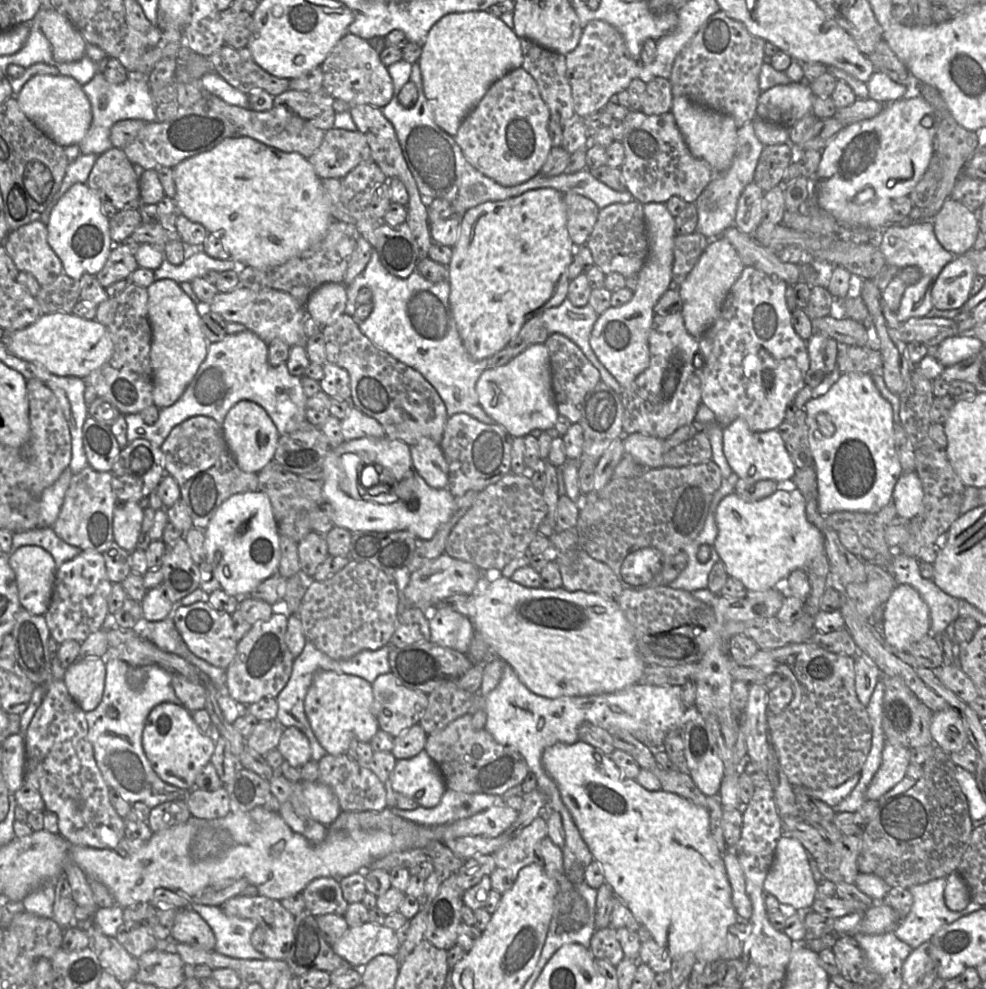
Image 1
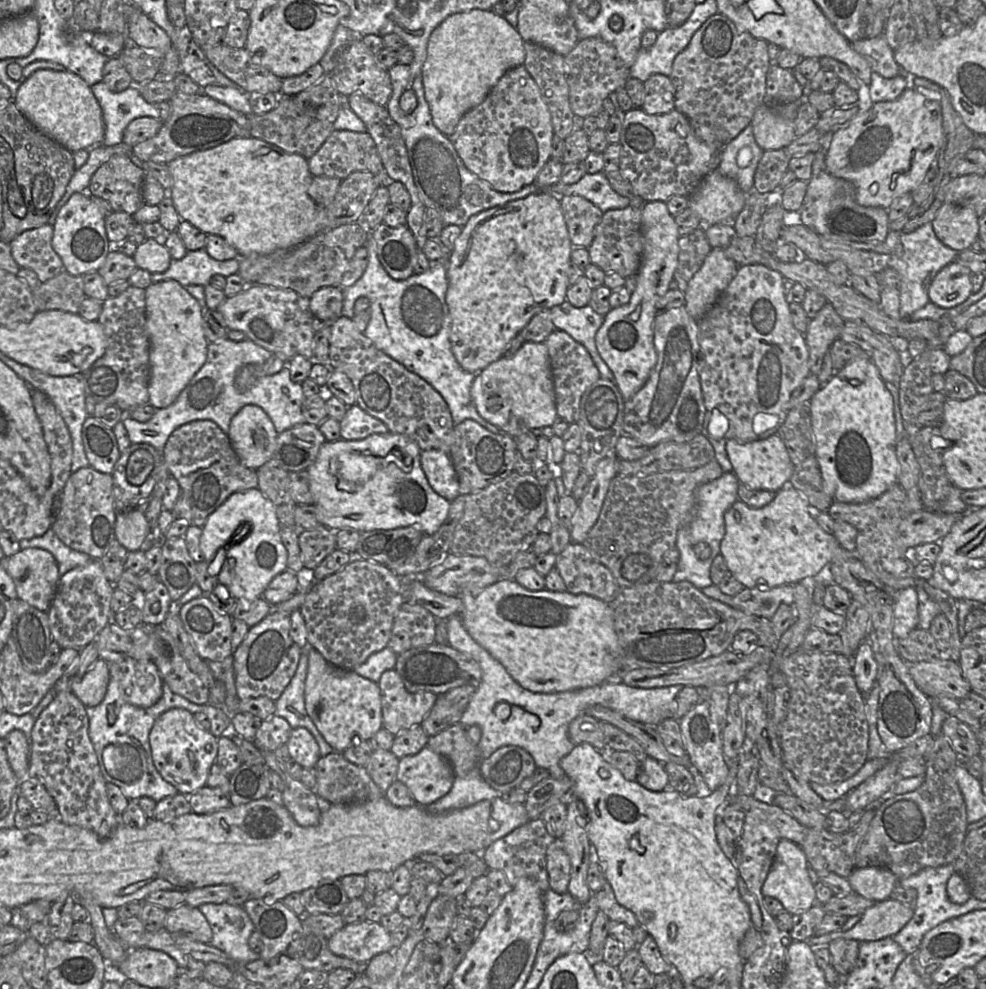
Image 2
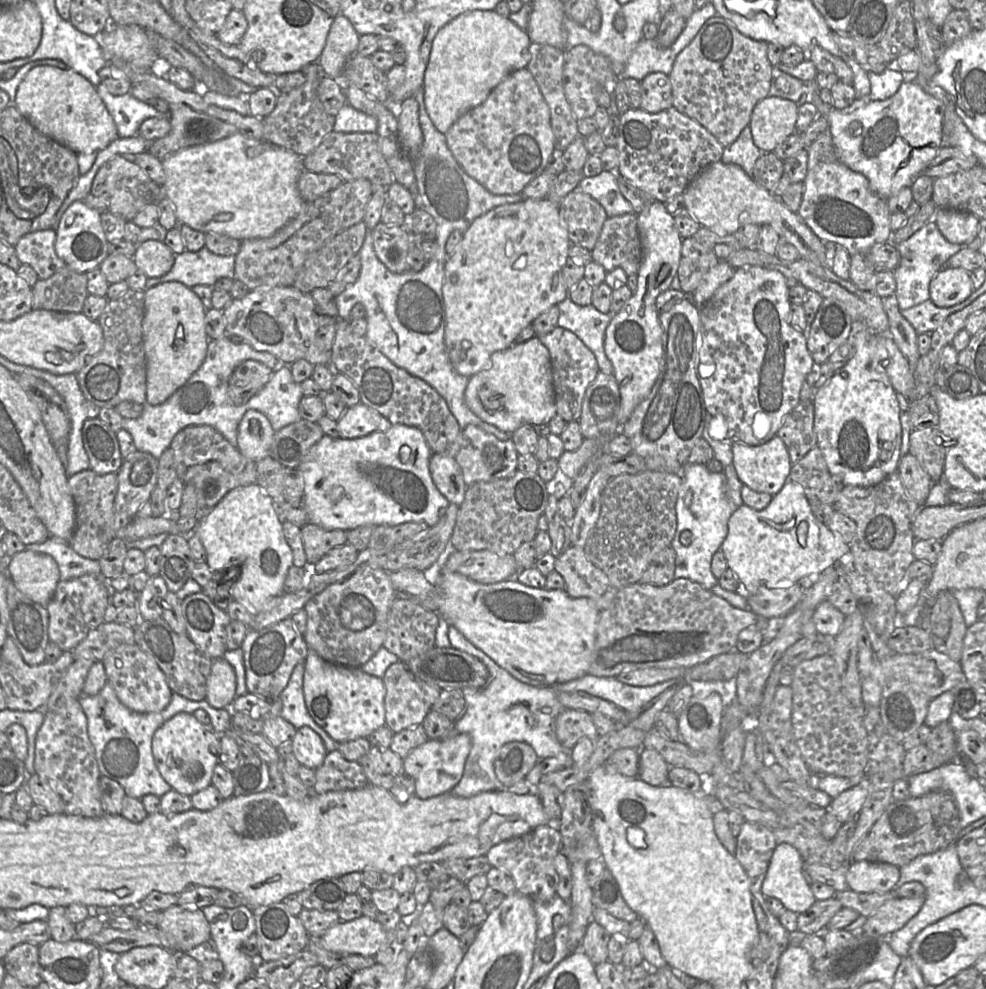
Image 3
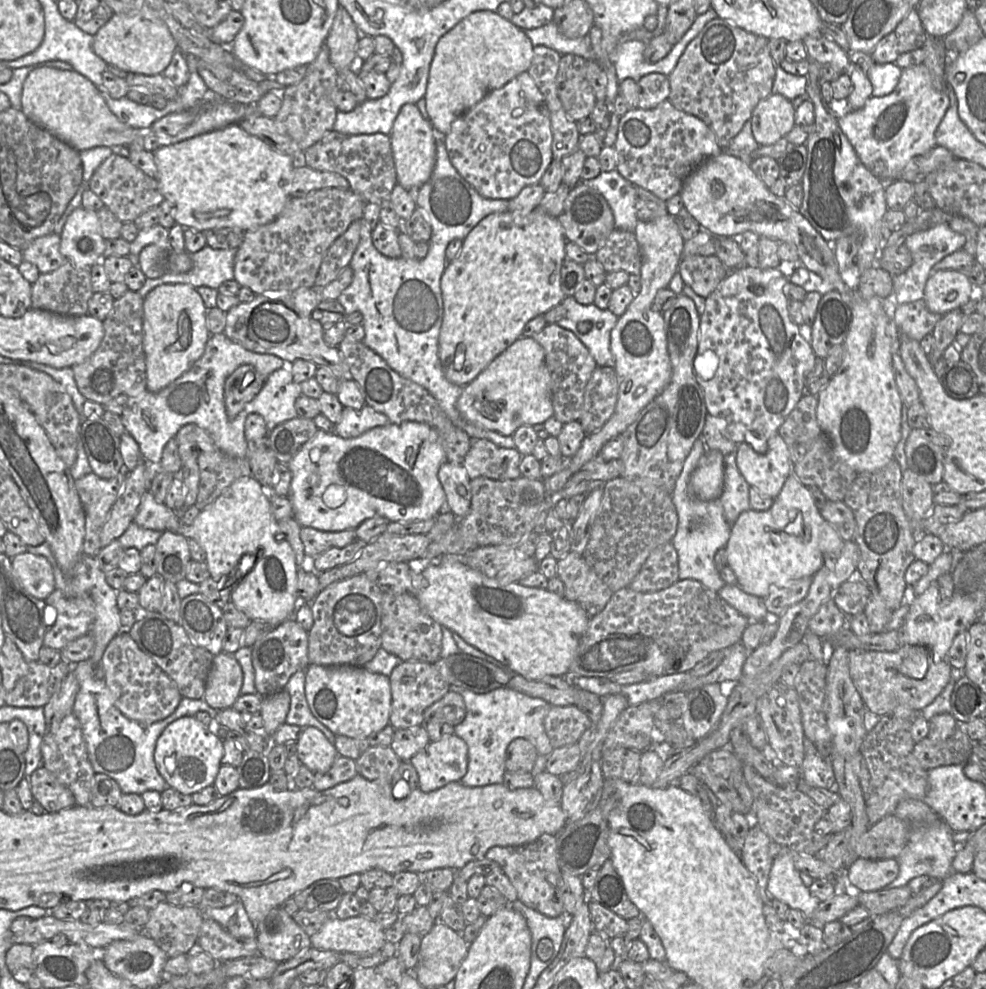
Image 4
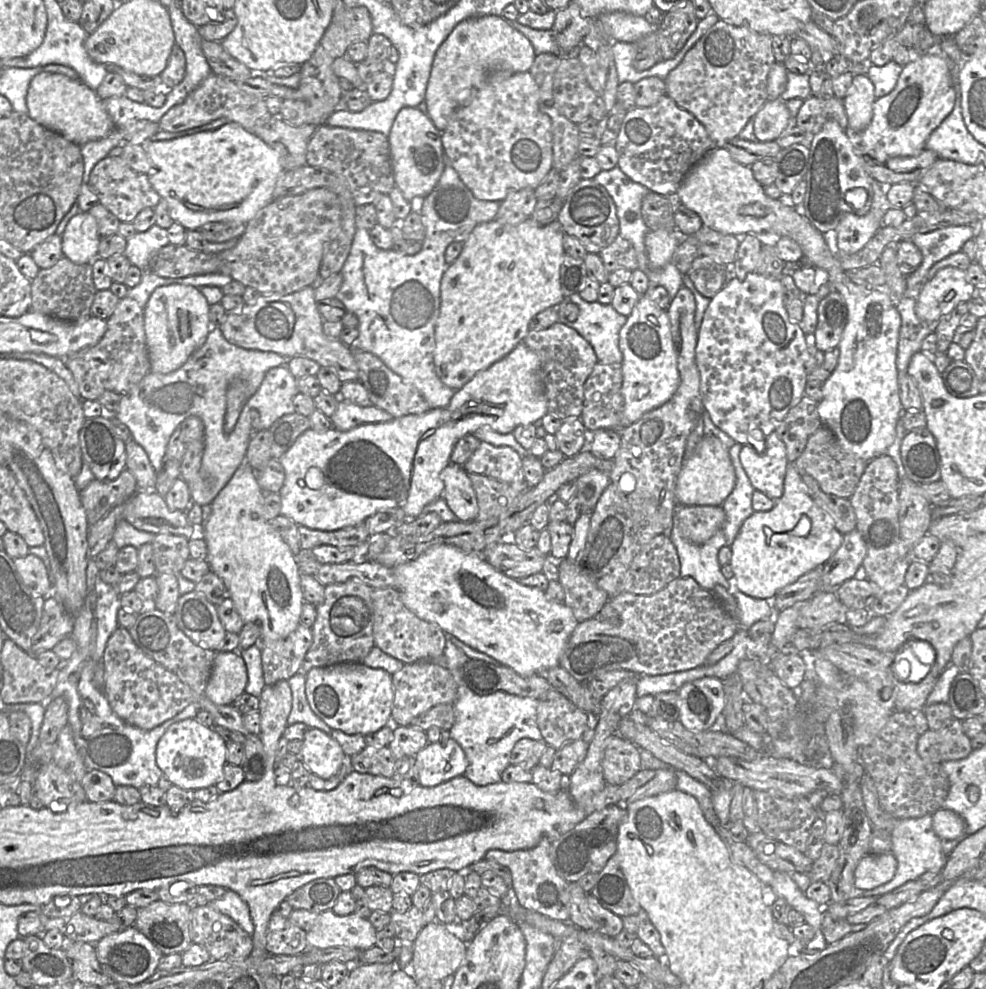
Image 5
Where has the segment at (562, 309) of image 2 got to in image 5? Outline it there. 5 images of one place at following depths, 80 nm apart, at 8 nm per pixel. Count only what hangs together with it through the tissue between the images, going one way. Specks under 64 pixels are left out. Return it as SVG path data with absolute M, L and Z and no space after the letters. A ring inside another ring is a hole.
M579 293L566 298L579 307L579 316L574 322L559 317L559 322L576 330L591 344L599 363L621 364L623 355L619 349L619 332L627 317L618 313L611 304L586 302Z

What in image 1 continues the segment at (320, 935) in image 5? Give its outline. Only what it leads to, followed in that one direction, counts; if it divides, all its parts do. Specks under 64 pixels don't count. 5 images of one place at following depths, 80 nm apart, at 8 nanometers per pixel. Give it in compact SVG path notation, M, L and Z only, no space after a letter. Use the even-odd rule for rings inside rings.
M367 922L358 927L349 927L348 931L332 946L332 949L353 968L363 969L378 955L386 954L395 957L399 947L395 931L384 925Z

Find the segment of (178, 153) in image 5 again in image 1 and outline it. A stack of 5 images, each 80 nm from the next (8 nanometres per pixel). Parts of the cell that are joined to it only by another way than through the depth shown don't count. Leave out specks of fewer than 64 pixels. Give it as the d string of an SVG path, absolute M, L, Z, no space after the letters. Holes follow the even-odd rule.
M233 136L226 138L209 151L183 160L173 168L173 173L176 186L174 201L179 213L190 221L203 225L210 234L216 235L224 244L230 258L236 261L239 266L266 269L281 265L320 242L334 220L331 214L331 198L323 188L322 179L319 178L305 157L299 153L282 152L250 137Z

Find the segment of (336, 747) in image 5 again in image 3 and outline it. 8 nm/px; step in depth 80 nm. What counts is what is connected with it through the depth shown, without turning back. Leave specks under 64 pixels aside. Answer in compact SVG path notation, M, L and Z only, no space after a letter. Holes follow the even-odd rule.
M307 726L299 728L291 742L292 753L302 766L315 770L323 764L328 752L314 730Z

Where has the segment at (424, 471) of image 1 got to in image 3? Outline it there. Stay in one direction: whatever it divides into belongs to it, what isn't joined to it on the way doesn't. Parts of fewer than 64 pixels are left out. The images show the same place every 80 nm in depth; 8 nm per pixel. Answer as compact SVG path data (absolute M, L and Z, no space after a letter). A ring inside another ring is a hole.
M433 453L429 460L431 478L440 493L450 502L460 506L468 486L454 458Z

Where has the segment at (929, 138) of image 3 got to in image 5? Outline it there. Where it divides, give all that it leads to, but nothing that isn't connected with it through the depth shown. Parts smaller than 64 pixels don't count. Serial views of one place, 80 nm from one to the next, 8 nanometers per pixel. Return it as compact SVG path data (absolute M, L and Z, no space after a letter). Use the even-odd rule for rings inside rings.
M939 51L921 53L903 66L895 88L875 100L870 124L863 131L857 132L860 143L888 157L917 155L926 149L930 134L951 113L955 99L947 57Z

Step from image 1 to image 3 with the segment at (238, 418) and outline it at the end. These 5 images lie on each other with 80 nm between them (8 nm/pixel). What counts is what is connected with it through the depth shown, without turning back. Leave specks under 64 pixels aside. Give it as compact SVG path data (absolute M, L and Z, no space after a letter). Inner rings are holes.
M250 409L238 425L237 449L247 459L258 462L270 454L274 433L267 417Z

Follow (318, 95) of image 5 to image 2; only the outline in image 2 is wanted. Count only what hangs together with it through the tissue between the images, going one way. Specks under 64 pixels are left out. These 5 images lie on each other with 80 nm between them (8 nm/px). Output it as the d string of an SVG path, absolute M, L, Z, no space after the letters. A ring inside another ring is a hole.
M279 96L276 107L262 115L247 115L250 124L250 136L275 145L287 153L300 154L311 158L328 136L335 130L327 121L316 118L315 108L300 109L293 96Z

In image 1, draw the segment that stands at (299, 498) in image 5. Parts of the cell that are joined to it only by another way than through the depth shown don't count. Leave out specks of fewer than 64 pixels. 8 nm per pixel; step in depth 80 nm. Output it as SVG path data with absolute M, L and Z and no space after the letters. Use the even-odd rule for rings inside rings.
M534 344L503 366L485 369L476 382L483 410L514 438L533 430L554 428L559 417L552 387L551 361L546 345ZM364 437L343 441L326 453L321 472L324 477L322 494L333 512L335 527L350 532L409 531L419 541L432 539L439 528L447 523L455 511L455 497L447 489L431 488L414 469L410 446L400 440Z

